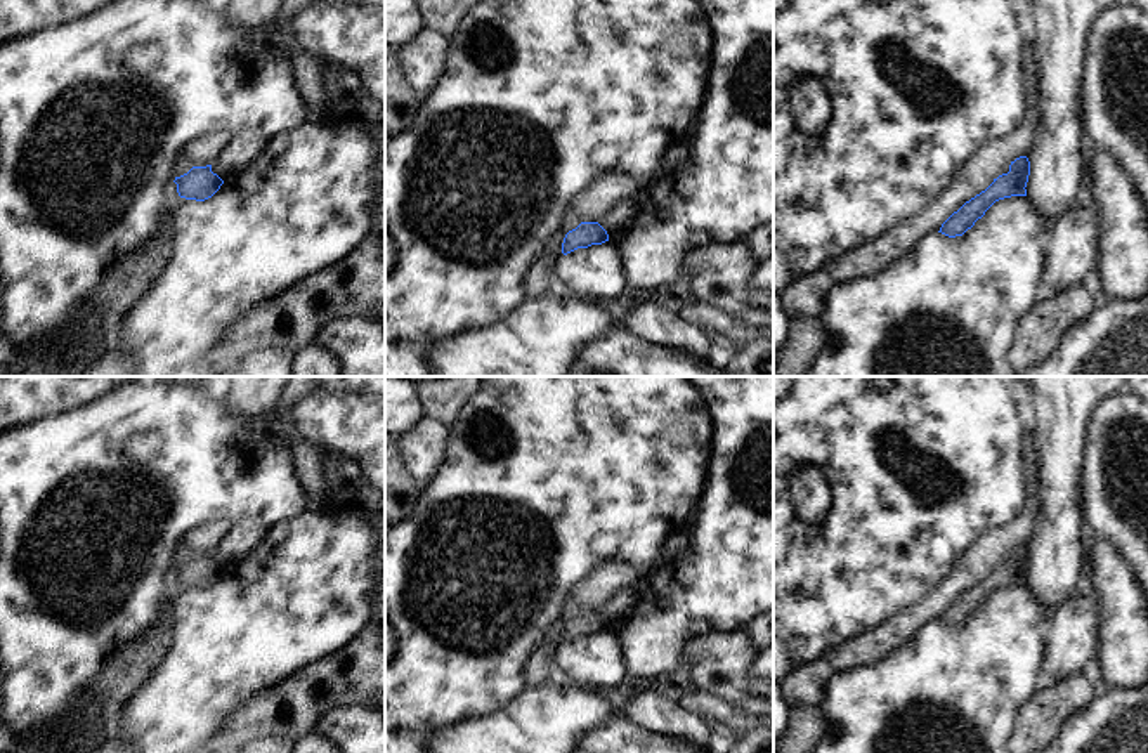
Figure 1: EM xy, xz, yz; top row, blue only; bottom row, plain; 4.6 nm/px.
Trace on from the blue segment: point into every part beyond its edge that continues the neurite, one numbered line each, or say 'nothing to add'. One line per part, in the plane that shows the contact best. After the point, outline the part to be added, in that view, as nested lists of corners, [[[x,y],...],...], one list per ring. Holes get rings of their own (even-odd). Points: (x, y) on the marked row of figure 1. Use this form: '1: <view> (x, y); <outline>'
1: xz (540, 273); [[[569,205],[565,208],[565,229],[551,239],[550,245],[545,245],[545,257],[531,267],[531,298],[548,295],[548,278],[553,272],[557,259],[562,255],[562,243],[569,231],[576,229],[581,224],[579,215]]]

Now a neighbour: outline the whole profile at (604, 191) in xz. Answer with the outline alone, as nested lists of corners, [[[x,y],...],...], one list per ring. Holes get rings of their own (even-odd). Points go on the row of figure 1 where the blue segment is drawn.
[[[607,172],[593,179],[574,200],[572,208],[581,222],[598,222],[617,201],[638,196],[636,180],[626,172]]]

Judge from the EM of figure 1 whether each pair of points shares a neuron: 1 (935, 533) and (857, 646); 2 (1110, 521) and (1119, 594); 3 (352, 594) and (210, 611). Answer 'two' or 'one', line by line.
1: two
2: two
3: one

